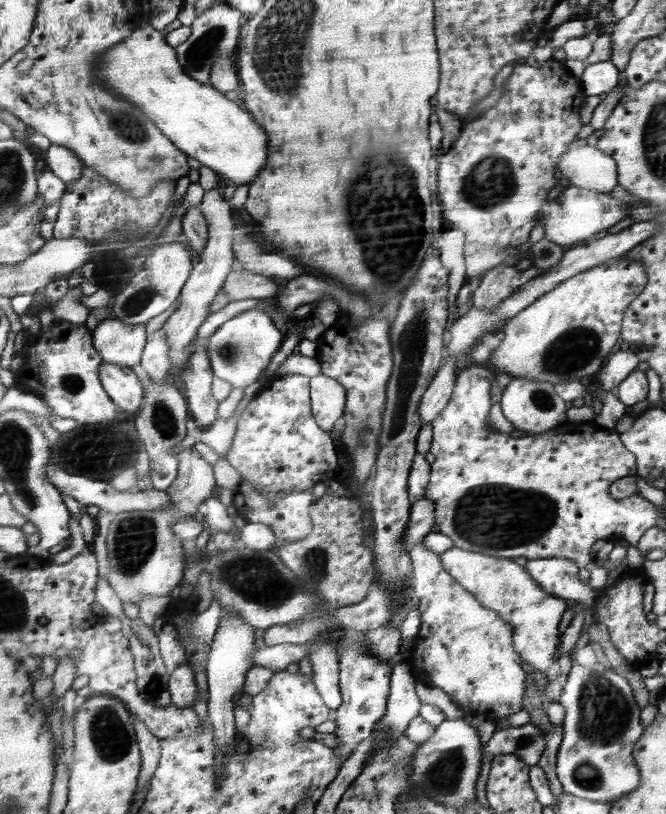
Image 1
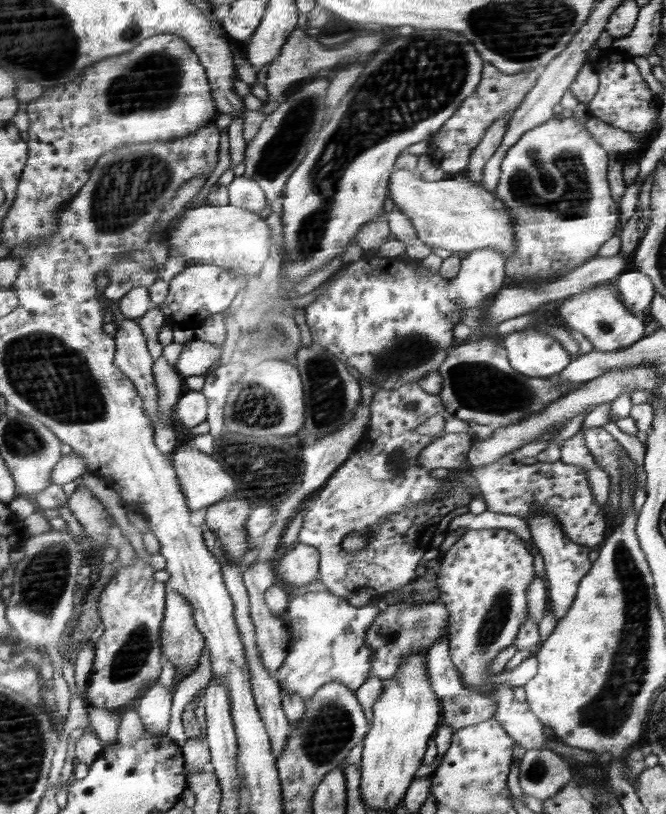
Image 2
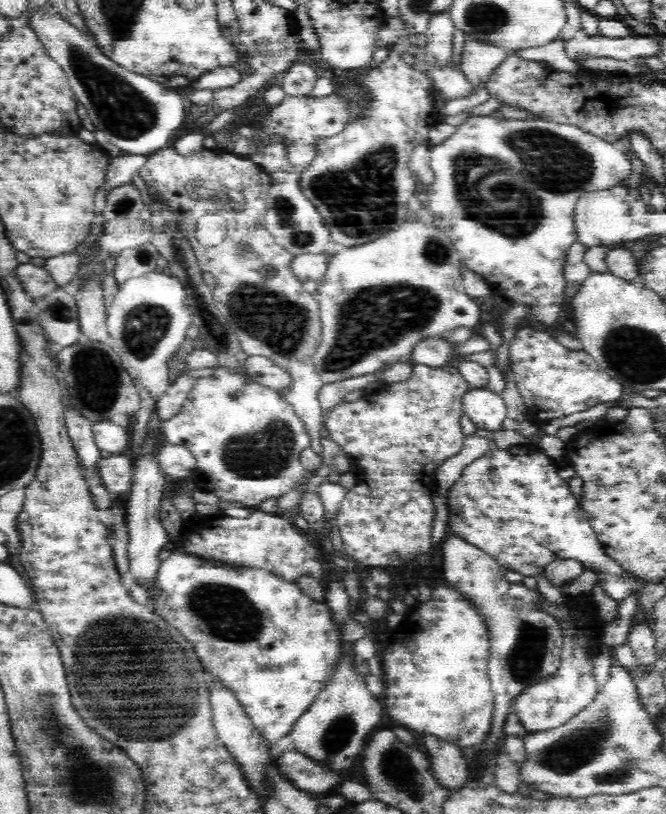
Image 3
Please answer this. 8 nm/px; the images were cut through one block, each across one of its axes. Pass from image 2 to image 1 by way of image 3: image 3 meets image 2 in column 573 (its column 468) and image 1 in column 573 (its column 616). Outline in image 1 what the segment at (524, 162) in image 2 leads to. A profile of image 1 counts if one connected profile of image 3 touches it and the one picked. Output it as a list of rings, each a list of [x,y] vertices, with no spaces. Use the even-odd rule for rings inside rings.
[[[584,145],[570,148],[565,154],[562,154],[561,160],[558,161],[559,173],[570,180],[570,186],[583,189],[590,189],[596,192],[609,193],[614,186],[619,184],[617,160],[612,155],[599,148]]]

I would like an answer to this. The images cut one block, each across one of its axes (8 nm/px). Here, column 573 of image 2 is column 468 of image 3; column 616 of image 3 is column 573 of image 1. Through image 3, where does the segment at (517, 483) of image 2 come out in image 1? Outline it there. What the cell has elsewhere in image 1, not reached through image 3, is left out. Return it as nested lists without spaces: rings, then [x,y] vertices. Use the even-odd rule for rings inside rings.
[[[566,558],[530,559],[526,568],[539,586],[550,594],[594,608],[596,599],[593,588],[580,581],[580,567],[574,561]]]

